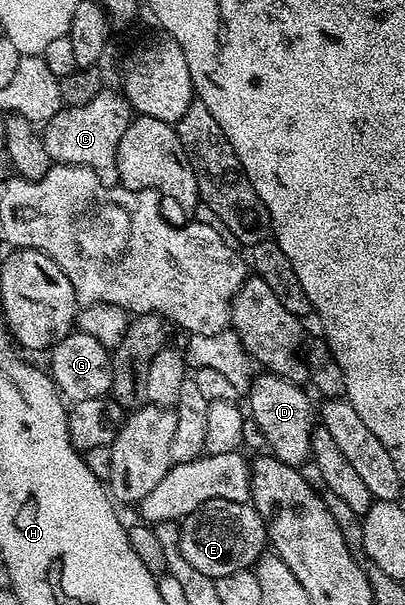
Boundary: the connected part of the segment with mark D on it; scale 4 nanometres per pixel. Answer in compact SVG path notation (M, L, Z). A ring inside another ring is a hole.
M263 372L254 379L249 391L250 417L255 418L257 424L261 426L270 453L285 464L296 468L306 467L312 457L311 436L317 422L317 414L313 406L311 410L311 398L303 389L304 387L298 382L290 382L288 378Z

